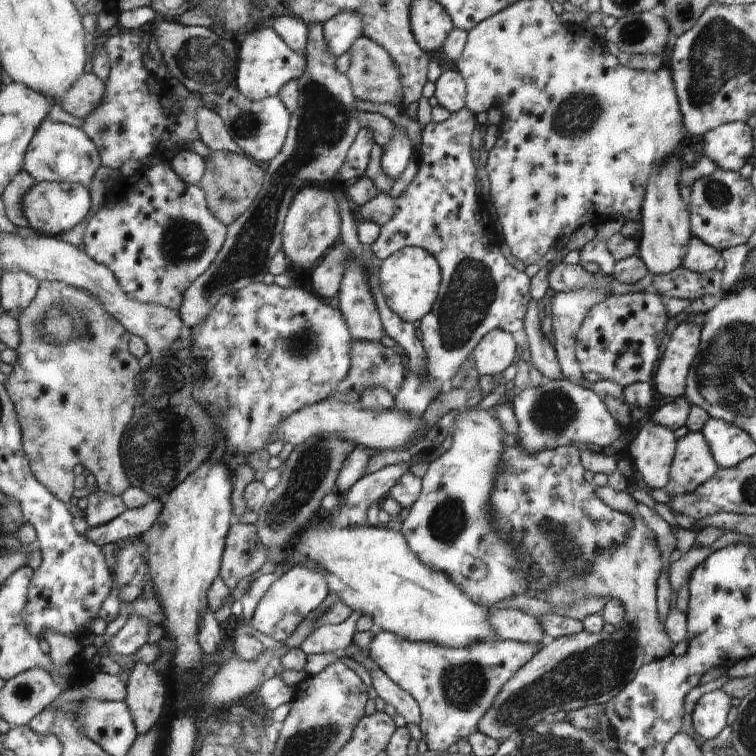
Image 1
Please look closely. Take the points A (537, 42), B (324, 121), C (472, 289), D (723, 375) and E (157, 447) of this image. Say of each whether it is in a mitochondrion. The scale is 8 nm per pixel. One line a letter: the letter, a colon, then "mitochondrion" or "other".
A: other
B: mitochondrion
C: mitochondrion
D: mitochondrion
E: mitochondrion

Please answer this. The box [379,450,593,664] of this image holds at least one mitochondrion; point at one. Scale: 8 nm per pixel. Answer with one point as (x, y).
(564, 551)

